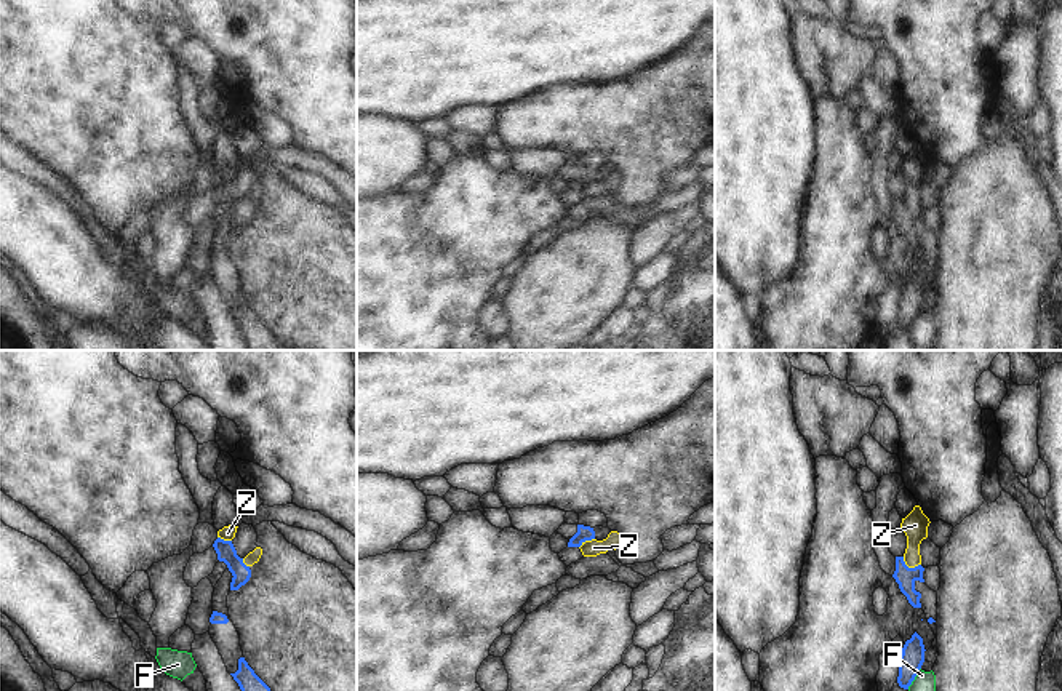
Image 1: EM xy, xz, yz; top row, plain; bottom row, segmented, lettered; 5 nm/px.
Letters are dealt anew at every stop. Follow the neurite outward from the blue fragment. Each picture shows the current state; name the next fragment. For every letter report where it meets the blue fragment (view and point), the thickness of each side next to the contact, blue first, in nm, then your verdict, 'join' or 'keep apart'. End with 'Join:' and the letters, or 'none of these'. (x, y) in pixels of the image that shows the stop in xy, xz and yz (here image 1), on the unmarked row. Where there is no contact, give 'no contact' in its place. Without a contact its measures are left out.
F: meets blue in yz at (914, 320); 120 nm thick on the blue side, 130 nm on the other; keep apart
Z: meets blue in yz at (910, 210); 100 nm thick on the blue side, 130 nm on the other; keep apart
Join: none of these

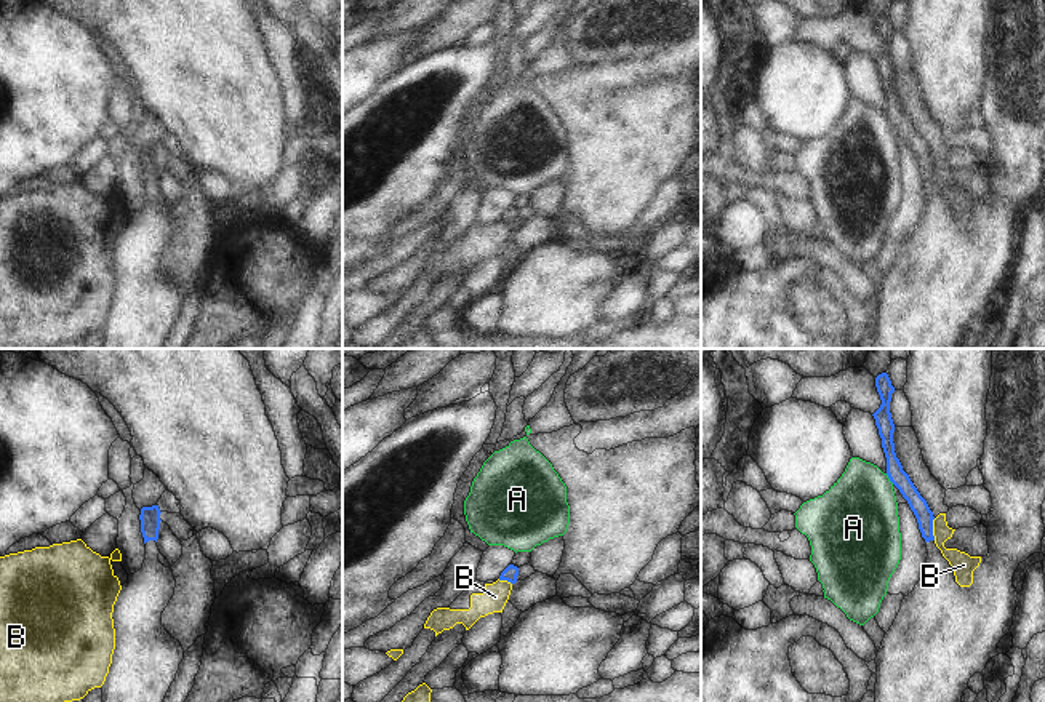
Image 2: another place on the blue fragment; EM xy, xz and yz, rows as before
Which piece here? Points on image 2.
A: meets blue in yz at (888, 119); 90 nm thick on the blue side, 400 nm on the other; keep apart
B: meets blue in yz at (932, 171); 90 nm thick on the blue side, 120 nm on the other; keep apart
Join: none of these

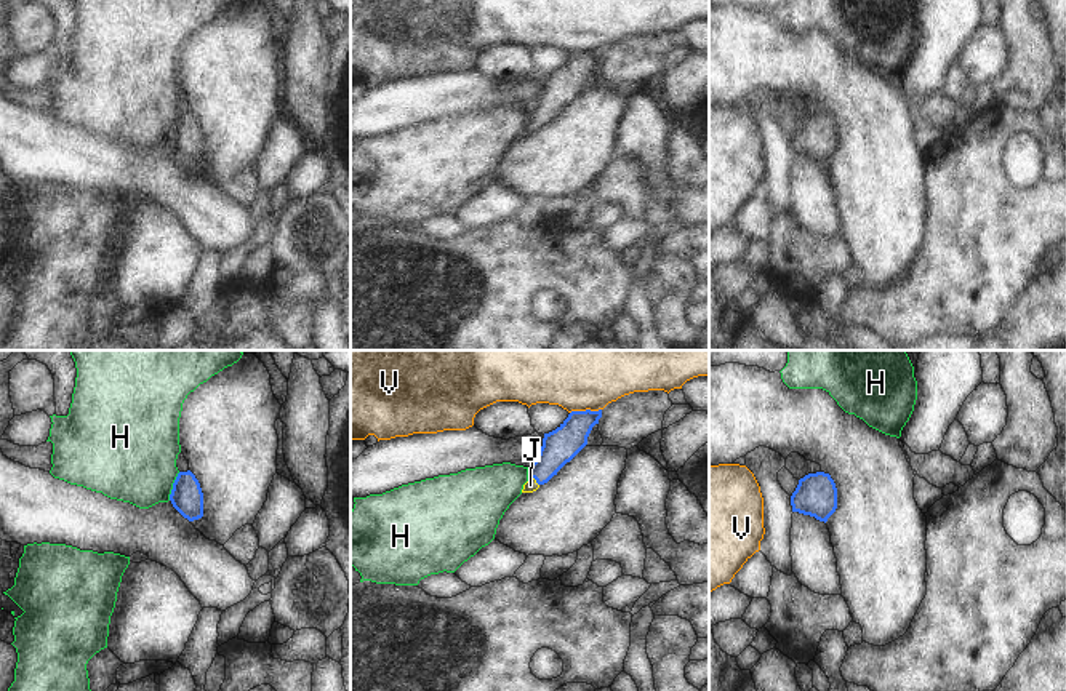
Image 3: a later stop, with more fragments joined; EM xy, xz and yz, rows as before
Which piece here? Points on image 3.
H: meets blue in xy at (173, 128); 160 nm thick on the blue side, 440 nm on the other; keep apart
J: meets blue in xz at (535, 120); 180 nm thick on the blue side, 60 nm on the other; join
V: meets blue in xz at (586, 51); 180 nm thick on the blue side, 280 nm on the other; keep apart
Join: J

